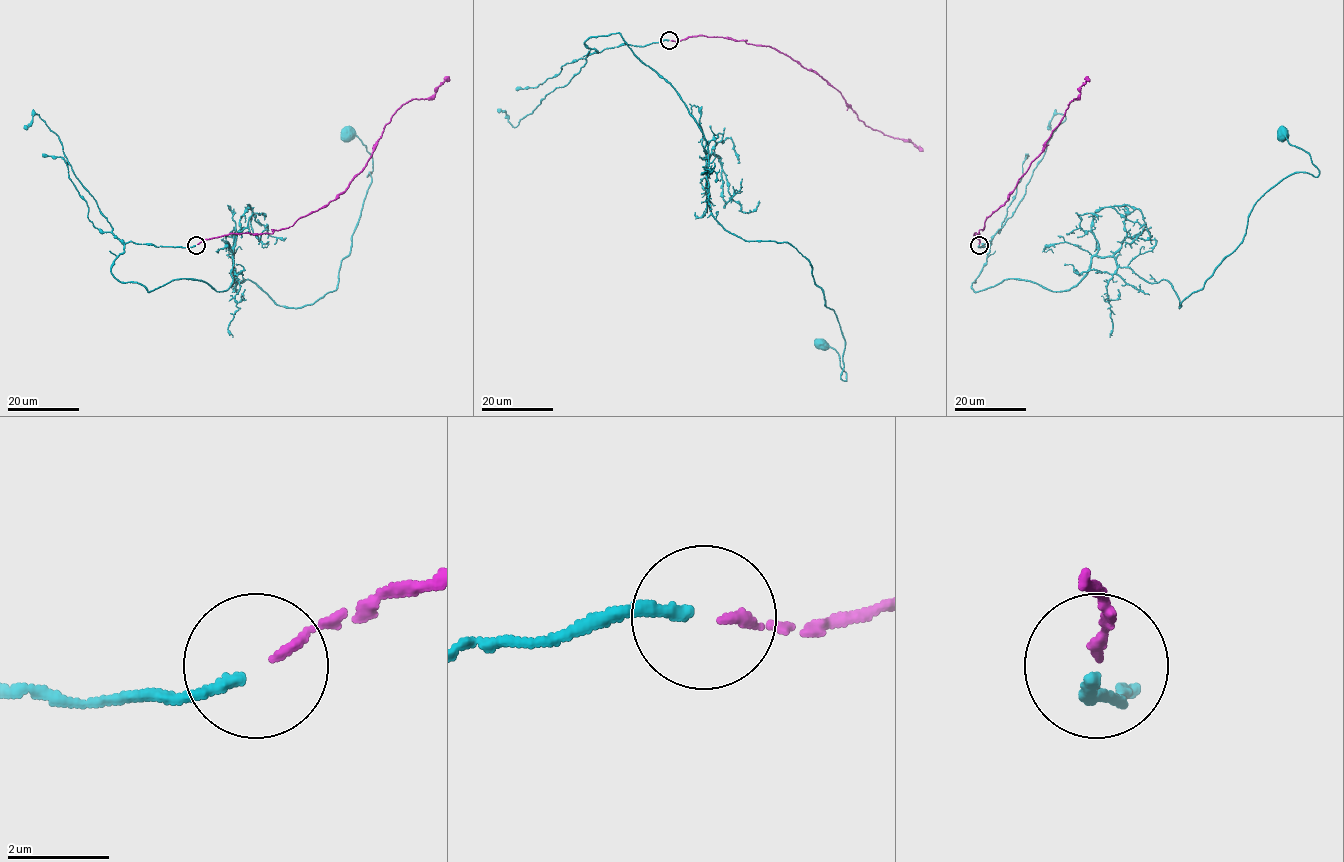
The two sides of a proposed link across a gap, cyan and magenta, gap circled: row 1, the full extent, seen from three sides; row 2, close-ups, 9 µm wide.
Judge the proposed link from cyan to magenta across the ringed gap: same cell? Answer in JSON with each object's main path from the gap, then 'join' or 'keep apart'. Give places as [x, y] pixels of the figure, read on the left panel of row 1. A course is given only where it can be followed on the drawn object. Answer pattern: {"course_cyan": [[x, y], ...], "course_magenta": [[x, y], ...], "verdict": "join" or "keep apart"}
{"course_cyan": [[195, 245], [128, 241], [110, 272], [226, 291], [232, 256], [278, 305], [337, 288], [372, 169], [346, 134]], "course_magenta": [[197, 244], [229, 234], [272, 233], [335, 199], [365, 166], [392, 115], [413, 99], [430, 98], [450, 79]], "verdict": "join"}

